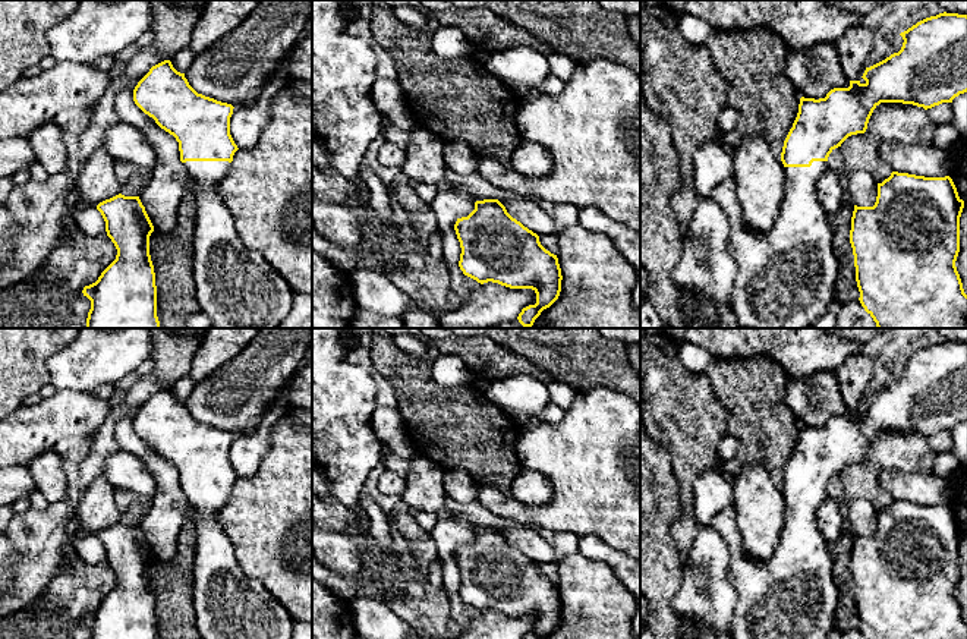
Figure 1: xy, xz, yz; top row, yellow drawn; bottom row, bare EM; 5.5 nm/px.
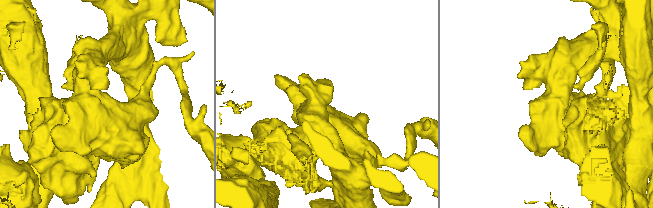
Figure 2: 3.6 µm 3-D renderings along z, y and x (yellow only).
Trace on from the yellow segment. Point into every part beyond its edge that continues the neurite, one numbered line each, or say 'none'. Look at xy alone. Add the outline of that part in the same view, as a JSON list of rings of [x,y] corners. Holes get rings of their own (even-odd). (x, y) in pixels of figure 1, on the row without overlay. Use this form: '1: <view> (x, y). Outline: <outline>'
1: xy (229, 604). Outline: [[[186,490],[195,528],[193,610],[201,639],[290,639],[294,620],[239,566],[218,525],[229,490]]]

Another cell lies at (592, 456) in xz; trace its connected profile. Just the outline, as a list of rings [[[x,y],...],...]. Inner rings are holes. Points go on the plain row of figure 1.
[[[611,388],[579,393],[560,422],[530,419],[522,425],[514,450],[525,469],[551,481],[552,501],[527,507],[495,487],[479,487],[476,500],[486,510],[554,533],[596,535],[640,563],[640,405]]]

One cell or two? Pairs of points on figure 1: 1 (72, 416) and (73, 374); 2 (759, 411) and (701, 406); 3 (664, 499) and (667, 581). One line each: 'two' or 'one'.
1: two
2: two
3: one

